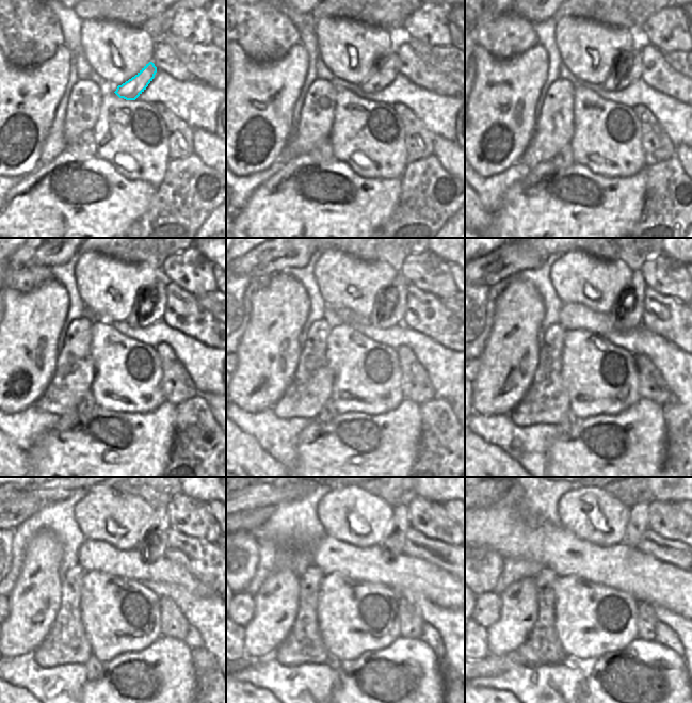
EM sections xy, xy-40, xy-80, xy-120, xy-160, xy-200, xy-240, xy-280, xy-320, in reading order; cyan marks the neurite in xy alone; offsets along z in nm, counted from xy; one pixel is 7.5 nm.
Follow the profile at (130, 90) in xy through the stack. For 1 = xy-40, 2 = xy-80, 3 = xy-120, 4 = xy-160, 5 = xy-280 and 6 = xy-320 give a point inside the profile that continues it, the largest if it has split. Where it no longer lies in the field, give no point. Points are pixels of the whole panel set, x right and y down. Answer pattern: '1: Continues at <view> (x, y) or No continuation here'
1: Continues at xy-40 (385, 70)
2: Continues at xy-80 (629, 68)
3: Continues at xy-120 (150, 308)
4: Continues at xy-160 (388, 312)
5: Continues at xy-280 (393, 541)
6: Continues at xy-320 (637, 525).

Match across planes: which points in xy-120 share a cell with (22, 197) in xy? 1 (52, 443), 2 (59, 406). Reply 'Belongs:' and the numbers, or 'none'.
Belongs: 1

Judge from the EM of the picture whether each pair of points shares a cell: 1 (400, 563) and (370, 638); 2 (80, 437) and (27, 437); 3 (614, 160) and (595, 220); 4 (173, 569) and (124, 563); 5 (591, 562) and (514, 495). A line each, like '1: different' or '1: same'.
1: different
2: different
3: different
4: same
5: same

